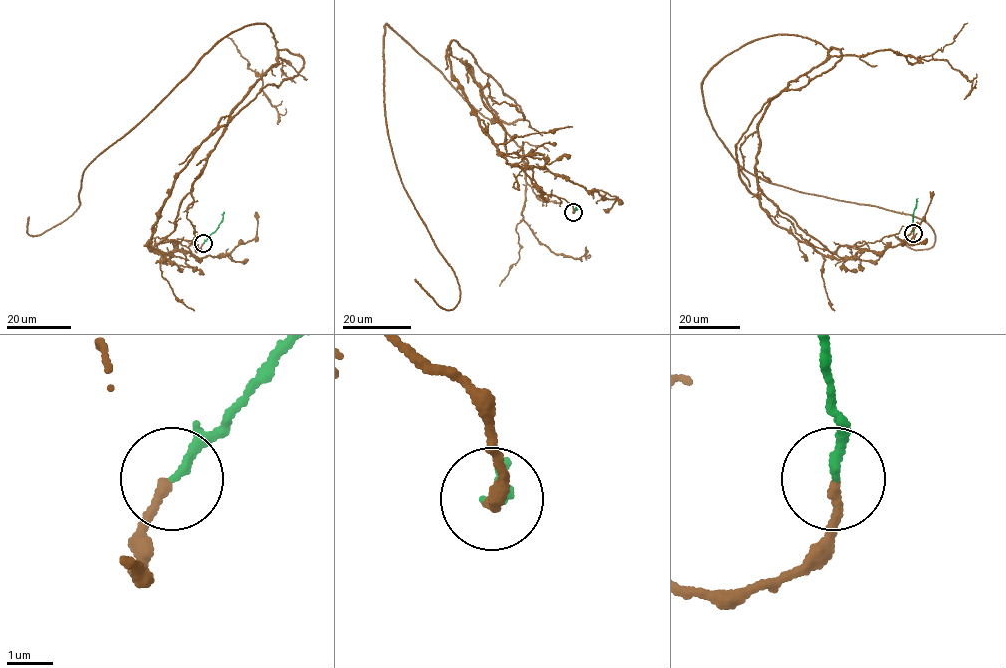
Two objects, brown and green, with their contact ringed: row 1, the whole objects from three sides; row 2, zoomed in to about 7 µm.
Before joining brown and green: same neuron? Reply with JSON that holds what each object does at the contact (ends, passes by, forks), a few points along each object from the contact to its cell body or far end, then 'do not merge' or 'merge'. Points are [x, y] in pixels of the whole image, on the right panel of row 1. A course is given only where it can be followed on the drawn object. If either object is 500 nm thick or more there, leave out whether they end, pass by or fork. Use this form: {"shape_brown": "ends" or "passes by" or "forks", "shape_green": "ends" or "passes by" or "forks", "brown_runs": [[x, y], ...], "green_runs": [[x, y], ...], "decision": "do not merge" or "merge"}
{"shape_brown": "ends", "shape_green": "ends", "brown_runs": [[913, 233], [833, 252], [759, 186], [768, 104], [828, 50], [712, 66], [739, 165], [935, 237], [895, 236]], "green_runs": [[913, 233], [912, 214], [918, 198]], "decision": "merge"}

